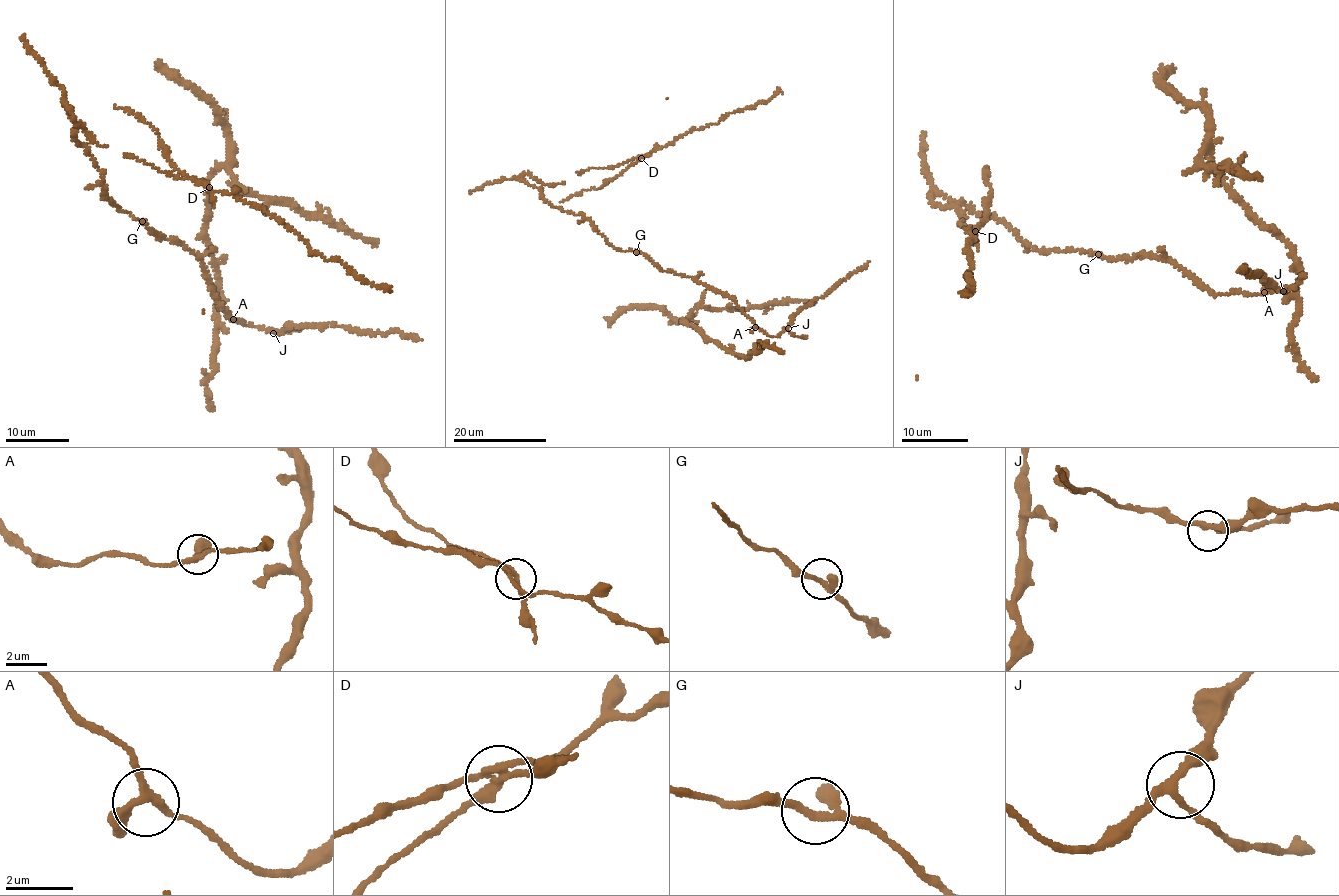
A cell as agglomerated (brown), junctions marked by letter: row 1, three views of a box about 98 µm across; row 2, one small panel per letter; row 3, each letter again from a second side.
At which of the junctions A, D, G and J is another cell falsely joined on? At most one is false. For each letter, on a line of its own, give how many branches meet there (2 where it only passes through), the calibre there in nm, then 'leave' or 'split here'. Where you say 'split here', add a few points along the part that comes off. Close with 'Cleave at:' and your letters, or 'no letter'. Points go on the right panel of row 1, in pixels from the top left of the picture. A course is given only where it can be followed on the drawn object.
A: 3 branches meet; 240 nm thick; leave
D: 4 branches meet; 240 nm thick; split here; foreign part runs (975, 232), (986, 217), (986, 199), (991, 191), (984, 174), (987, 168)
G: 3 branches meet; 220 nm thick; leave
J: 3 branches meet; 240 nm thick; leave
Cleave at: D

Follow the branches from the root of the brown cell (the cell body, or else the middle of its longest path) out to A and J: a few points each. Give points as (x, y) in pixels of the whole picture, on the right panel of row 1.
A: (1099, 256), (1112, 259), (1139, 258), (1146, 254), (1165, 257), (1216, 295), (1243, 292), (1260, 295), (1264, 292)
J: (1099, 256), (1165, 257), (1216, 295), (1243, 292), (1259, 295), (1288, 287), (1283, 291)

